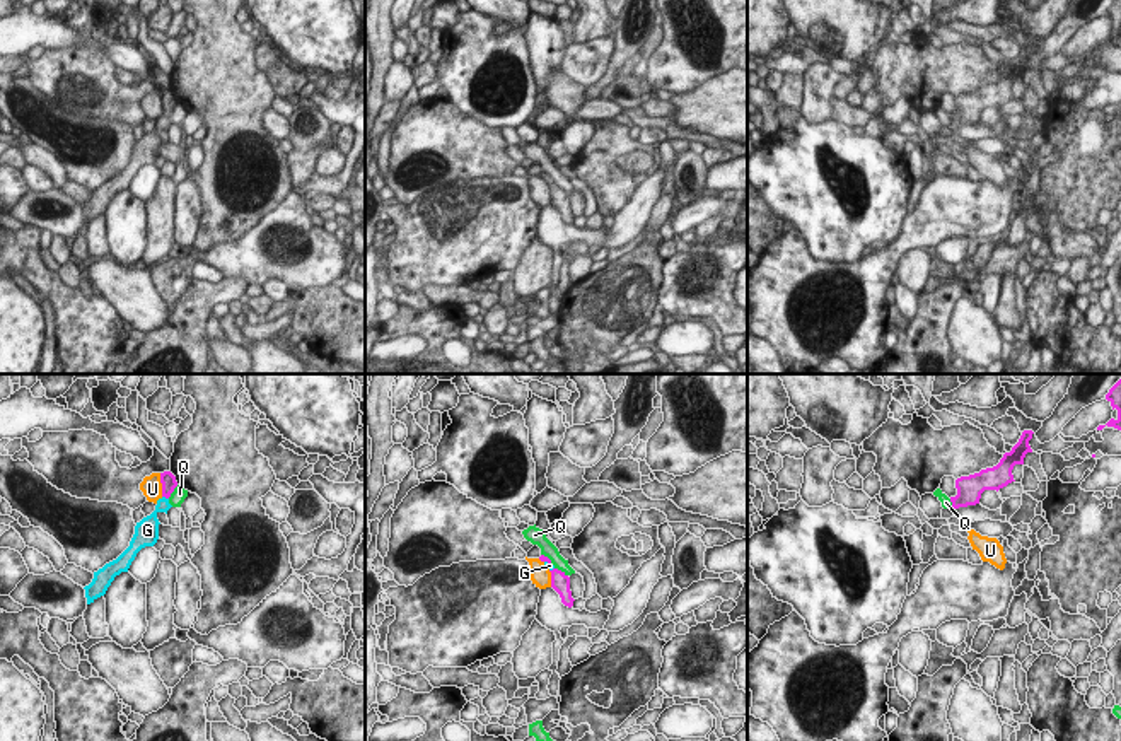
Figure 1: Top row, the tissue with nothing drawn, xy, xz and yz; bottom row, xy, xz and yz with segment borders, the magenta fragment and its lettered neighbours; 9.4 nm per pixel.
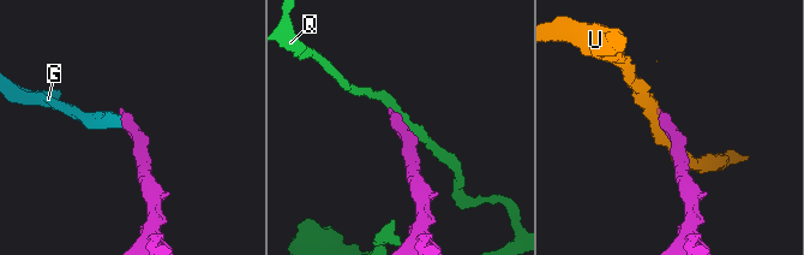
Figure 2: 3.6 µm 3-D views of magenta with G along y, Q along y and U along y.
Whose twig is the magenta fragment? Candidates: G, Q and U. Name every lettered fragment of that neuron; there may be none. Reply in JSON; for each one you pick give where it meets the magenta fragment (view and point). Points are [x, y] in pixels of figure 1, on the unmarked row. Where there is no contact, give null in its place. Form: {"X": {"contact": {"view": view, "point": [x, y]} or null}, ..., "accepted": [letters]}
{"G": {"contact": {"view": "xy", "point": [166, 115]}}, "accepted": ["G"]}

